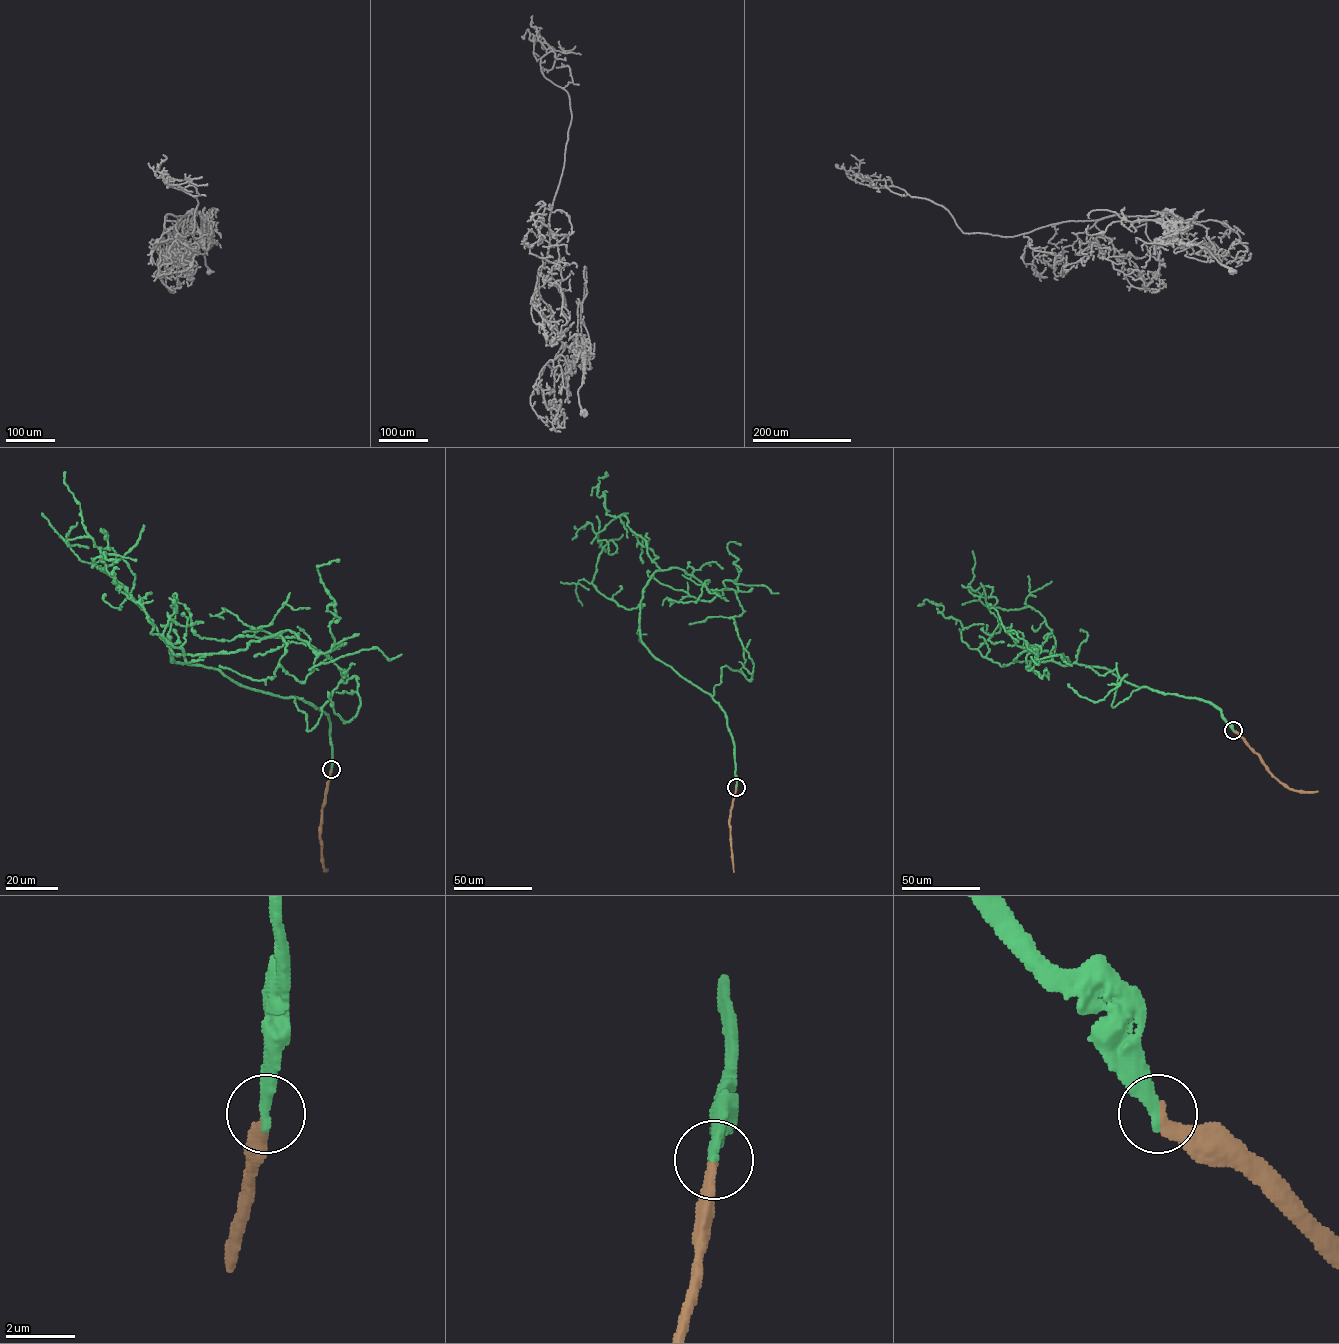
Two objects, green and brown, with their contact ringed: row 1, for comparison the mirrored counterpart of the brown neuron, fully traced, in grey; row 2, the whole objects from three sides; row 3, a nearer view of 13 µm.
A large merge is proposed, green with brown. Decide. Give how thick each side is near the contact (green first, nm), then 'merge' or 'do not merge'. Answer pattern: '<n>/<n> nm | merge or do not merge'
360/360 nm | merge

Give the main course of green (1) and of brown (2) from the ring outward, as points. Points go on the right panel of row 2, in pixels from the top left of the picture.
1: (1233, 730), (1211, 703), (1138, 687), (1105, 668), (1013, 660), (1036, 646), (1035, 660), (991, 604)
2: (1233, 730), (1280, 782), (1295, 790), (1318, 791)

